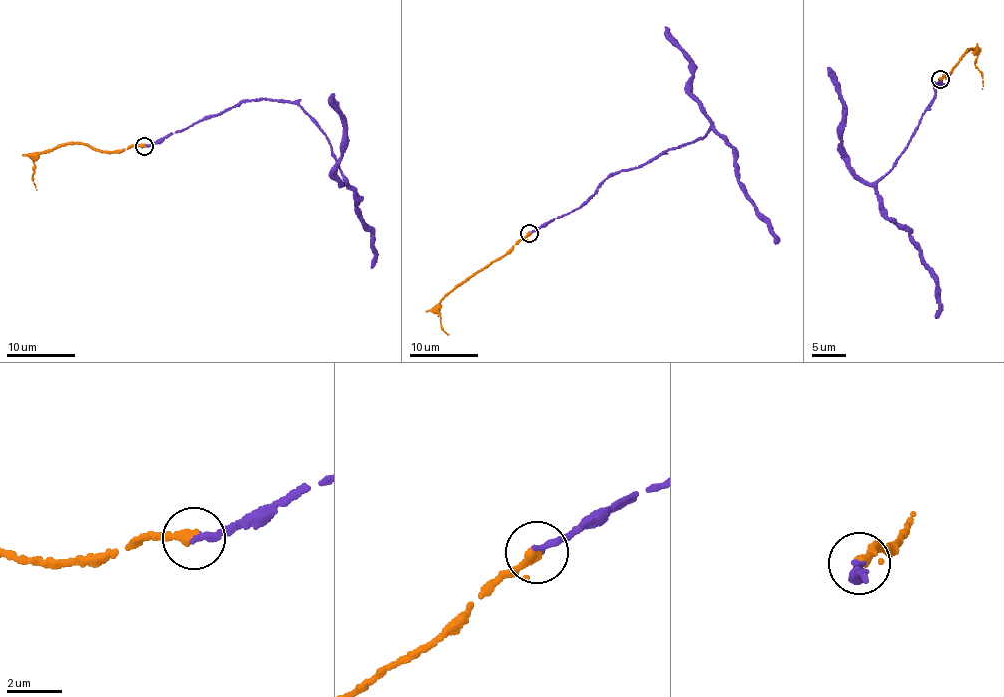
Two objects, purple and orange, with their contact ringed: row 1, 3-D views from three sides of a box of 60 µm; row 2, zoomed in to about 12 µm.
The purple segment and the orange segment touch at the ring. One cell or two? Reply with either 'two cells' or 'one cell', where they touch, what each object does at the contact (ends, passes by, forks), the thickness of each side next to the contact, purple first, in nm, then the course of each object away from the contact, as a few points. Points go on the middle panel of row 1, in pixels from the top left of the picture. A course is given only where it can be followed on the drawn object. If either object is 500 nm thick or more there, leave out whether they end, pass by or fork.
one cell; at (529, 233); purple ends there; orange passes by; 280 nm thick on the purple side, 260 nm on the other; purple runs (530, 233), (582, 207), (615, 173), (641, 166), (713, 129), (733, 149), (739, 186), (766, 220), (774, 242); orange runs (530, 233), (520, 238), (504, 256), (445, 294), (438, 311), (441, 329), (449, 335)

